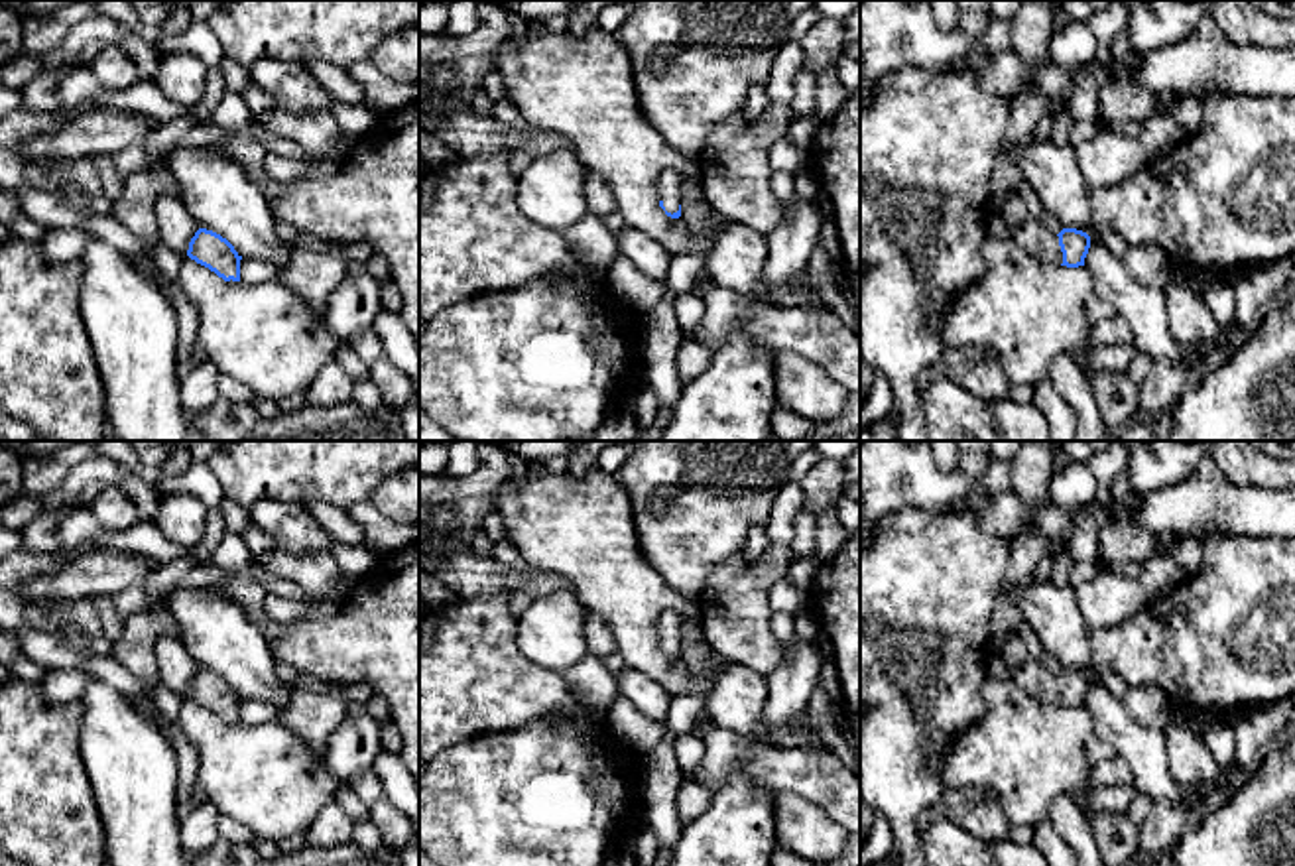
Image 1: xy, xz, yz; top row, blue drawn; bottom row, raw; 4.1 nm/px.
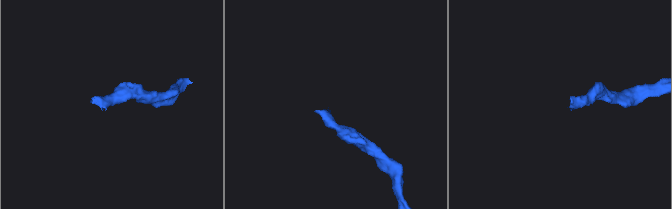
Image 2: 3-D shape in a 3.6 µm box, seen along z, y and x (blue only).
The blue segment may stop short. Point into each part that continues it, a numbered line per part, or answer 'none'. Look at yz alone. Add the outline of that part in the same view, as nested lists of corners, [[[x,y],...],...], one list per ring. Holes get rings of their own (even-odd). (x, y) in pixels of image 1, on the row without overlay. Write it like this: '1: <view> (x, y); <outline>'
1: yz (1026, 672); [[[1016,632],[1008,636],[1000,650],[1000,655],[1012,673],[1012,681],[1029,693],[1037,703],[1045,707],[1063,705],[1059,677],[1049,673],[1029,655],[1023,640]]]

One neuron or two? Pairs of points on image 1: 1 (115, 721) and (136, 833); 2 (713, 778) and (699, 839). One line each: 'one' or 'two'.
1: one
2: two

